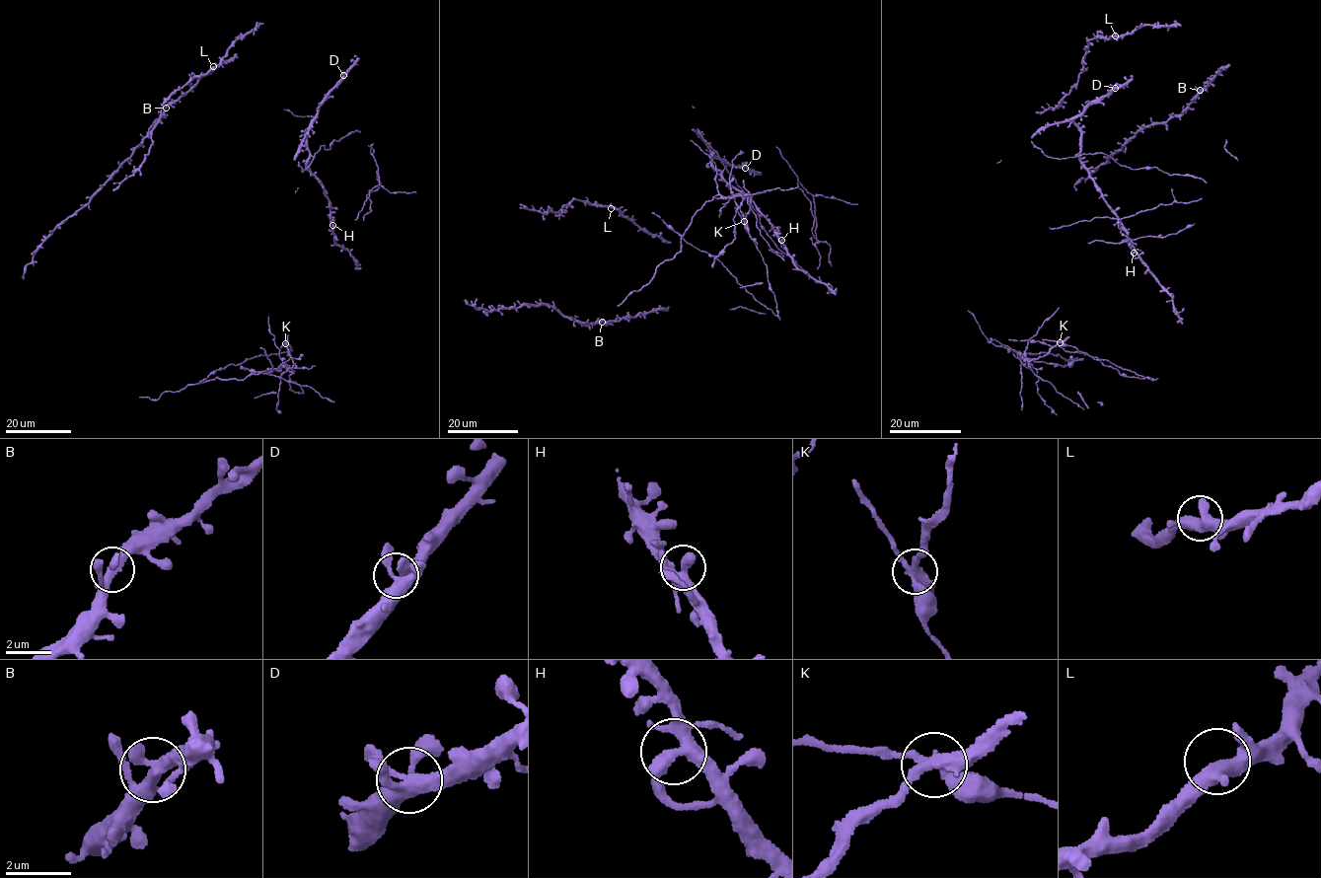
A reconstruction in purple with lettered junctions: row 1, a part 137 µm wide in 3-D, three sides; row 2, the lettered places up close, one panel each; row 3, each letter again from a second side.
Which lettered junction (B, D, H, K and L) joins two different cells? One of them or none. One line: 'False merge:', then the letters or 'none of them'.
False merge: K

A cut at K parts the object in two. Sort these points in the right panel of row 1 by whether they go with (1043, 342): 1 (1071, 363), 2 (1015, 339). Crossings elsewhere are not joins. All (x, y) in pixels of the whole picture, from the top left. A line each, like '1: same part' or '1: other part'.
1: other part
2: same part

